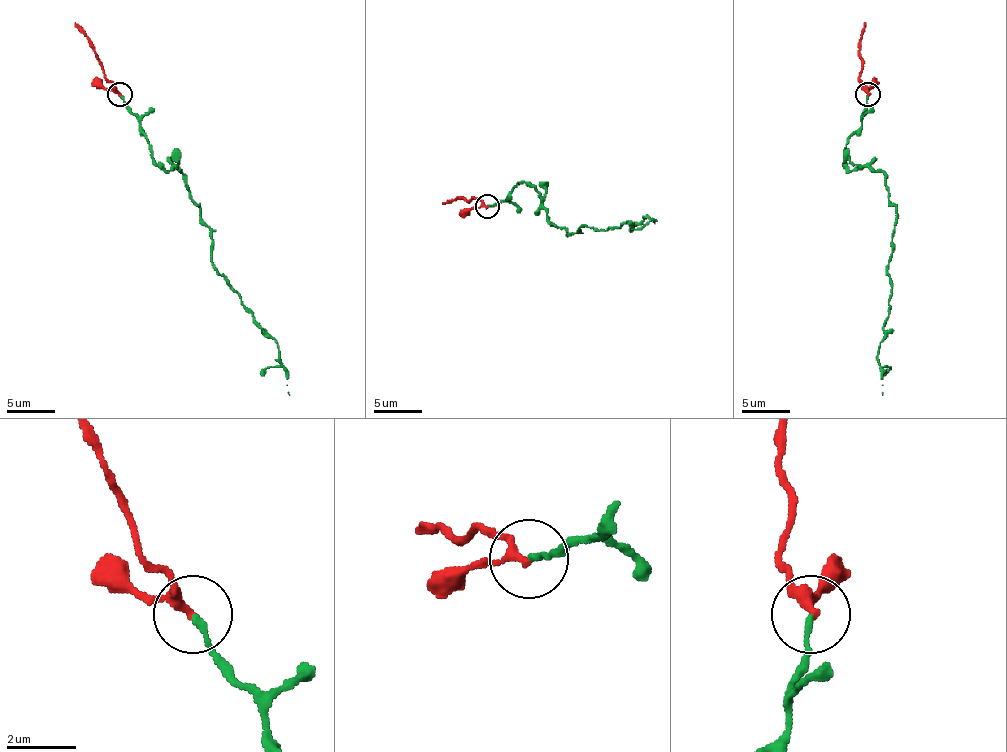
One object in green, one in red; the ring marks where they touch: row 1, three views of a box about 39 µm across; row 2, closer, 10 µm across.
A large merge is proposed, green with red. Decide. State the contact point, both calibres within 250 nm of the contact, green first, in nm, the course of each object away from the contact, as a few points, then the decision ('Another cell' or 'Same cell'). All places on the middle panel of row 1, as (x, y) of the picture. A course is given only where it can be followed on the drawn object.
Place: (487, 206). Thickness 150 nm (green) against 240 nm. Course of green: (486, 205), (506, 201), (525, 181), (547, 220), (569, 235), (649, 220), (634, 227), (629, 220). Course of red: (486, 205), (472, 198), (443, 203). Same cell

